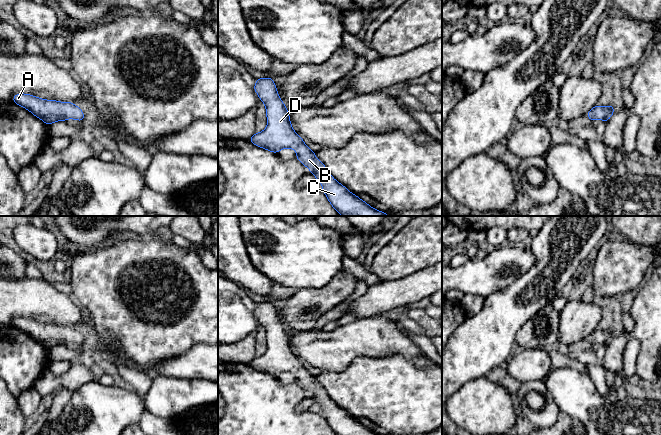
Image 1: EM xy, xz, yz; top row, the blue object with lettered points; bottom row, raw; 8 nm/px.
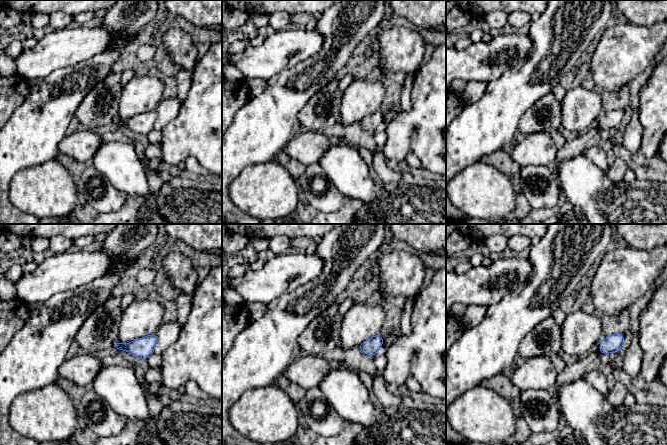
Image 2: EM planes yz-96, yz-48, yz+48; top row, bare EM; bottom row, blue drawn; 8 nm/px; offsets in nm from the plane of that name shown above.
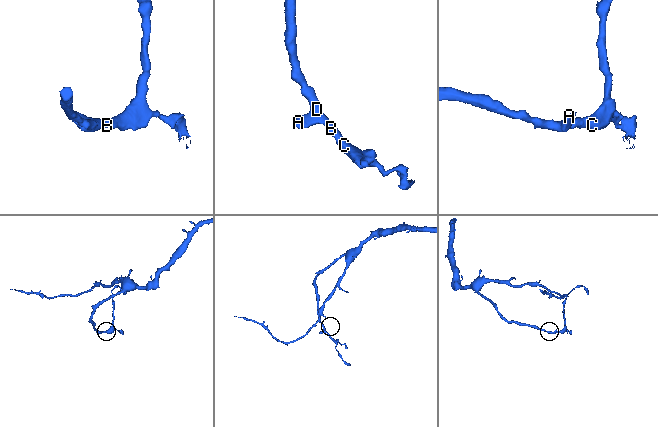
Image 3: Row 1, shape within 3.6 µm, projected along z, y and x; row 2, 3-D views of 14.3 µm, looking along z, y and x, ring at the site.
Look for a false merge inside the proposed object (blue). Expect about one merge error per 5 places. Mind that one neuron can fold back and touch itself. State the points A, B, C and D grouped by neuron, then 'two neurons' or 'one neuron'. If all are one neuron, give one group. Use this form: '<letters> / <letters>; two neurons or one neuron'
A B C D; one neuron

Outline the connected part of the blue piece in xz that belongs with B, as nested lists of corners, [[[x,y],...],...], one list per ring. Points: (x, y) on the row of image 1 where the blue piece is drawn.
[[[271,77],[258,78],[254,91],[266,106],[268,124],[264,131],[248,139],[252,144],[276,154],[283,148],[296,150],[296,159],[315,175],[328,201],[342,216],[389,216],[369,206],[331,176],[324,164],[316,158],[315,152],[293,130],[290,113],[281,101]]]

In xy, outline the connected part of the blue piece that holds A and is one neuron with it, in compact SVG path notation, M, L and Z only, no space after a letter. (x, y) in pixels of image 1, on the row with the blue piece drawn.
M23 93L15 94L12 101L29 110L46 125L50 125L55 121L65 121L66 119L84 121L83 111L72 102L45 100Z

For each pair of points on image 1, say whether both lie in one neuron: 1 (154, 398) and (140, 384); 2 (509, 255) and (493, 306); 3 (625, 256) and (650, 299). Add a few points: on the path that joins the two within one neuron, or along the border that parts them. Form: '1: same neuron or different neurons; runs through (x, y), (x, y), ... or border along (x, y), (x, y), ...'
1: different neurons; border along (153, 376), (150, 388), (142, 396), (134, 391)
2: different neurons; border along (518, 277), (485, 298)
3: different neurons; border along (642, 283), (637, 288)

